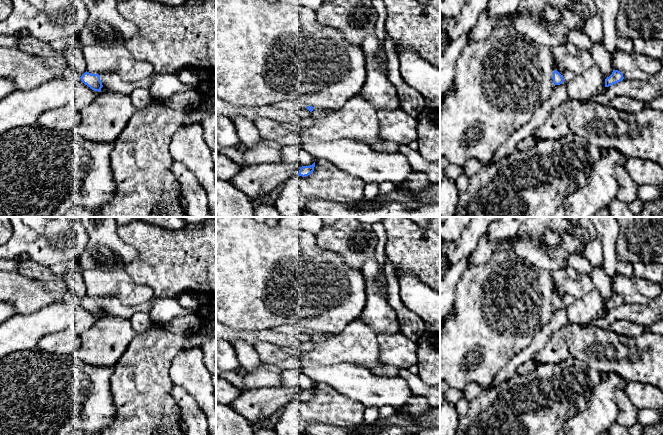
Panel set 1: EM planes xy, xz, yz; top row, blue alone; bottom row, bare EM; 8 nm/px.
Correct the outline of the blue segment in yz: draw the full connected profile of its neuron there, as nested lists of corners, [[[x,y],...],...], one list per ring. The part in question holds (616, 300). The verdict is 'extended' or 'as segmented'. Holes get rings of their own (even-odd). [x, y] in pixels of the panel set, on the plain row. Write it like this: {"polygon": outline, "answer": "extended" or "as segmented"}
{"polygon": [[[613,294],[612,298],[605,303],[605,311],[609,311],[624,303],[623,298],[618,294]]], "answer": "as segmented"}

